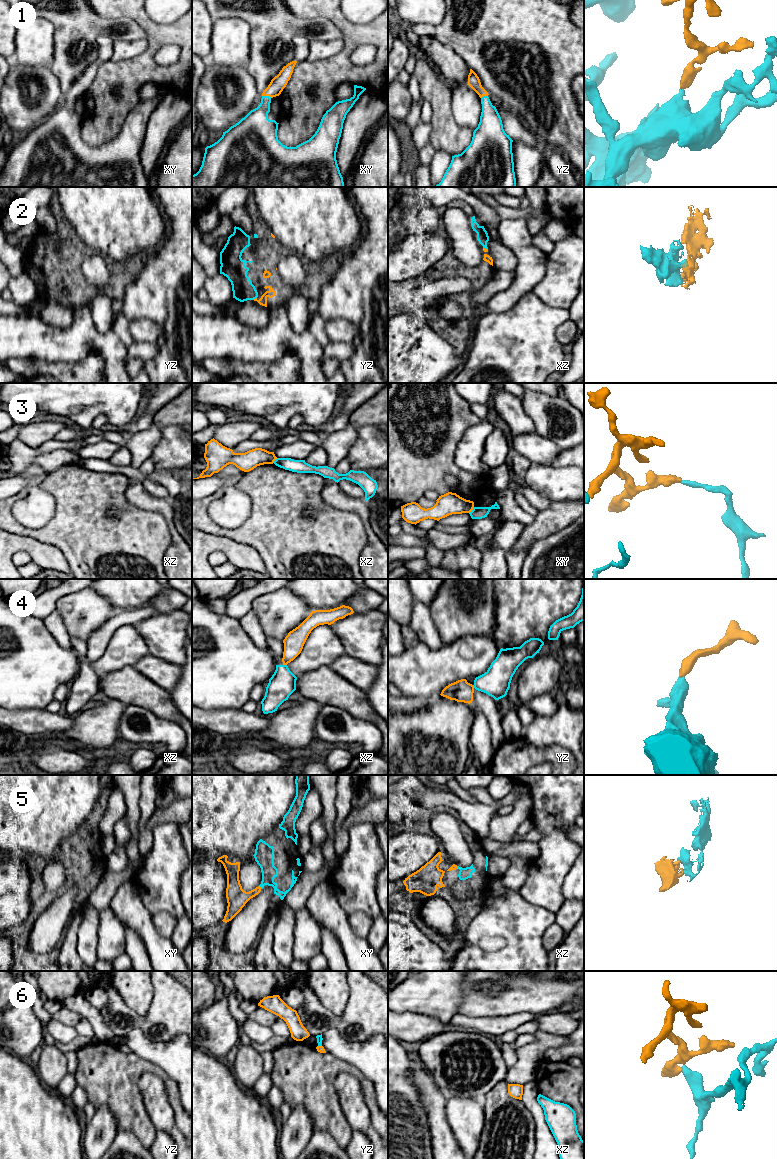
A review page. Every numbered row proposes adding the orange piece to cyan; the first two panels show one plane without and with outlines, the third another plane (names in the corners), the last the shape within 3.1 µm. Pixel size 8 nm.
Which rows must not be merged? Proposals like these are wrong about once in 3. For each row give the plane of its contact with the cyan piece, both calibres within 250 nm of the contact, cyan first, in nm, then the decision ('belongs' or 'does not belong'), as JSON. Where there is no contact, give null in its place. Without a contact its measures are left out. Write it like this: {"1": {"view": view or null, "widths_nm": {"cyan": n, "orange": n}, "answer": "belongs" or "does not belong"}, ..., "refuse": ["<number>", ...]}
{"1": {"view": "xy", "widths_nm": {"cyan": 220, "orange": 120}, "answer": "belongs"}, "2": {"view": "yz", "widths_nm": {"cyan": 170, "orange": 70}, "answer": "belongs"}, "3": {"view": "xy", "widths_nm": {"cyan": 100, "orange": 180}, "answer": "does not belong"}, "4": {"view": "xz", "widths_nm": {"cyan": 220, "orange": 160}, "answer": "belongs"}, "5": {"view": "xy", "widths_nm": {"cyan": 160, "orange": 160}, "answer": "belongs"}, "6": {"view": "yz", "widths_nm": {"cyan": 50, "orange": 50}, "answer": "does not belong"}, "refuse": ["3", "6"]}

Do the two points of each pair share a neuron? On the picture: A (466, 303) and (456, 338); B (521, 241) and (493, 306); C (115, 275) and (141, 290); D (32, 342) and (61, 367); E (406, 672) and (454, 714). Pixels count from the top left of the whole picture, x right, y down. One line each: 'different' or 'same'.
A: same
B: same
C: different
D: different
E: different

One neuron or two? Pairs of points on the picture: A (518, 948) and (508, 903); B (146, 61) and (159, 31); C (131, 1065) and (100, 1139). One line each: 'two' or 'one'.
A: one
B: one
C: two

